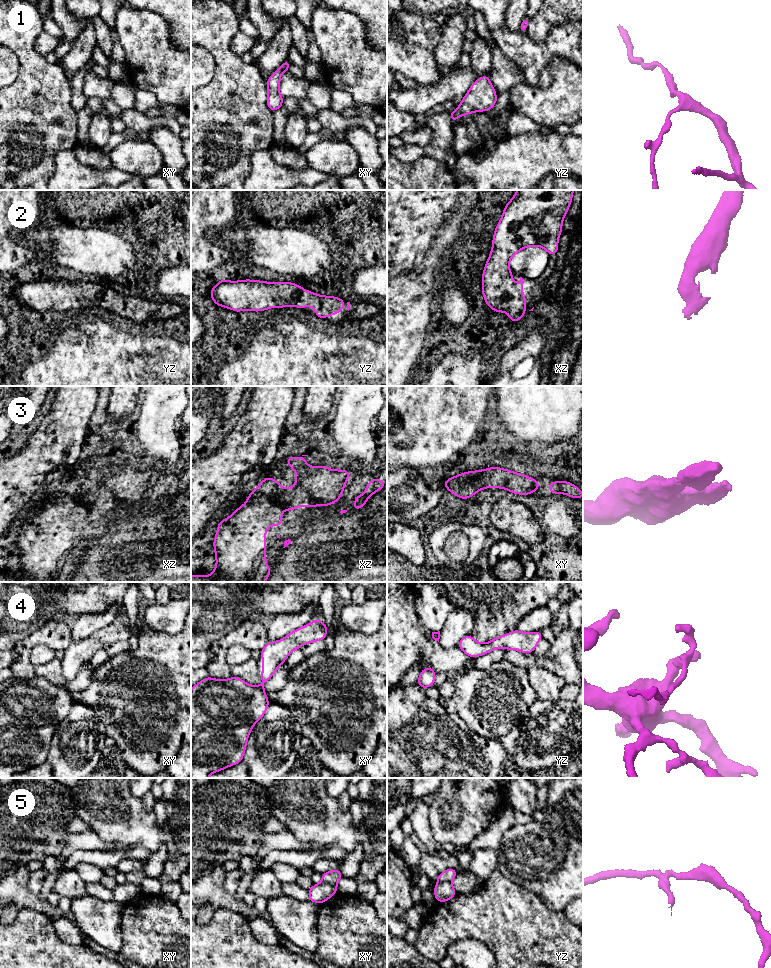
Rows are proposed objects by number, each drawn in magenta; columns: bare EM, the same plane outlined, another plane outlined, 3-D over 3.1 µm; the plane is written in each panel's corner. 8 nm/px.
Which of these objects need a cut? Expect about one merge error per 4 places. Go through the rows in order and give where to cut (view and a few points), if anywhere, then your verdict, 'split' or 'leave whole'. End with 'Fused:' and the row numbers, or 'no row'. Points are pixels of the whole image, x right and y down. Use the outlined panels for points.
1: cut none; leave whole
2: cut none; leave whole
3: cut none; leave whole
4: cut none; leave whole
5: cut xy (323, 881), (336, 884); split
Fused: 5

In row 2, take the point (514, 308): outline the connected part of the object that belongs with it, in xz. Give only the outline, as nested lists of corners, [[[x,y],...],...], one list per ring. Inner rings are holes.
[[[518,190],[505,205],[496,226],[492,250],[482,275],[482,294],[491,311],[506,312],[515,323],[528,312],[524,309],[527,299],[523,297],[523,278],[514,284],[509,261],[520,250],[529,246],[540,246],[549,255],[558,253],[558,239],[562,233],[562,222],[570,207],[574,190]]]

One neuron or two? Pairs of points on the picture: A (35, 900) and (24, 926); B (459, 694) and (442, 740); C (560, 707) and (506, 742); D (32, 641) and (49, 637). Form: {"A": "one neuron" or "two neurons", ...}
{"A": "two neurons", "B": "two neurons", "C": "one neuron", "D": "one neuron"}

